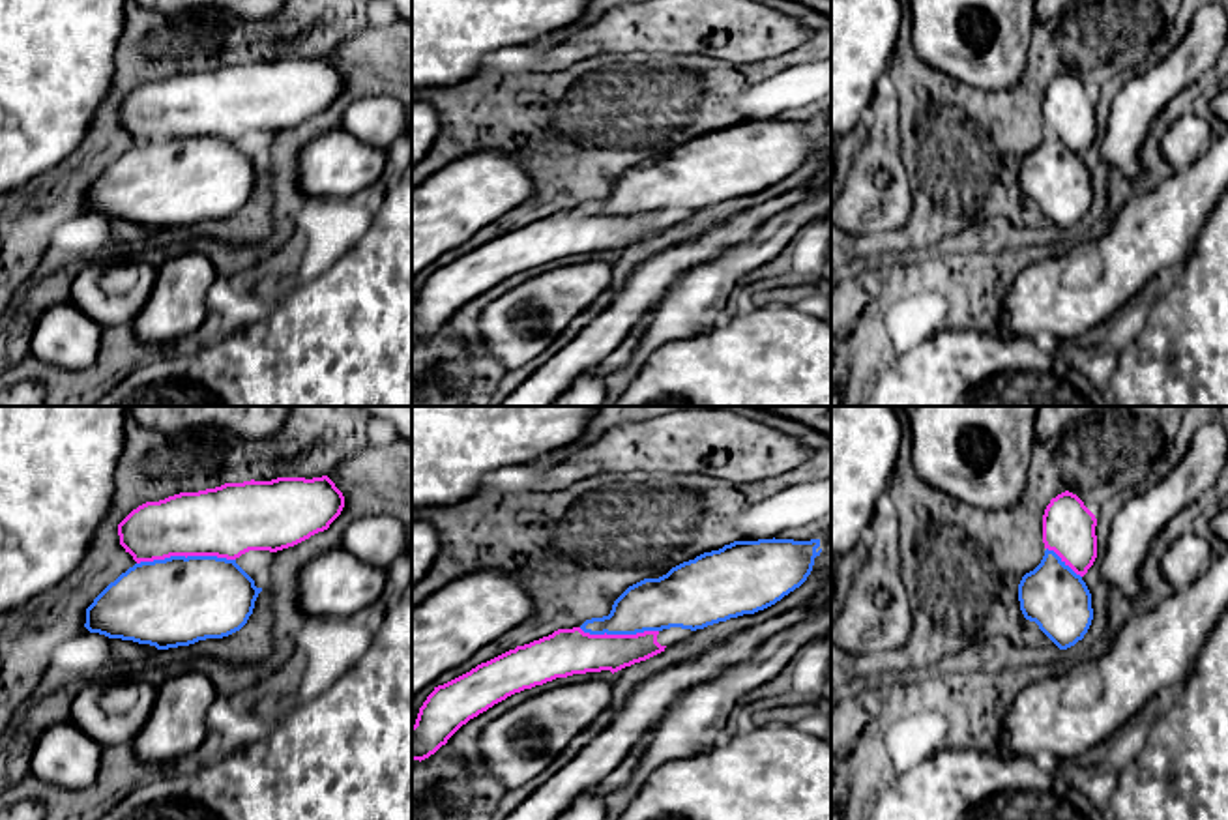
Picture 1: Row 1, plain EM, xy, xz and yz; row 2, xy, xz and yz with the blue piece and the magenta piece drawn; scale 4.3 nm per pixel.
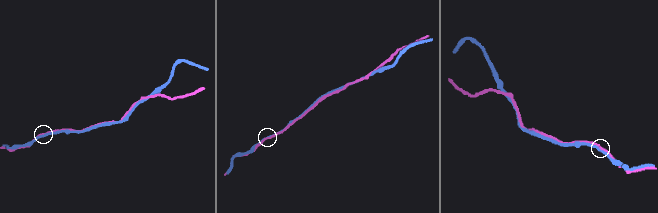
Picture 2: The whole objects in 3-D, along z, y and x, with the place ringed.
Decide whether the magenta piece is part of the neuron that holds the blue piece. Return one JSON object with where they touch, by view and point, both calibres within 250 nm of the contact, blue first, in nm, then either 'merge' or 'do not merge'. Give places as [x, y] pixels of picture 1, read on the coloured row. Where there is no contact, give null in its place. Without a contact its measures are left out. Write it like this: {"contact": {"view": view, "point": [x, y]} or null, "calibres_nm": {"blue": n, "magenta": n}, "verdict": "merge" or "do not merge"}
{"contact": {"view": "xy", "point": [184, 556]}, "calibres_nm": {"blue": 380, "magenta": 300}, "verdict": "merge"}

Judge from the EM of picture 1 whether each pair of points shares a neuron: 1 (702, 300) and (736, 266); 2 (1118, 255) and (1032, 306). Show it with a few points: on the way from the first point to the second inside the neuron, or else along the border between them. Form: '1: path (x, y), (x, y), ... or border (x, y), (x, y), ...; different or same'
1: path (710, 292), (729, 274); same
2: path (1107, 281), (1090, 292), (1058, 292); same

